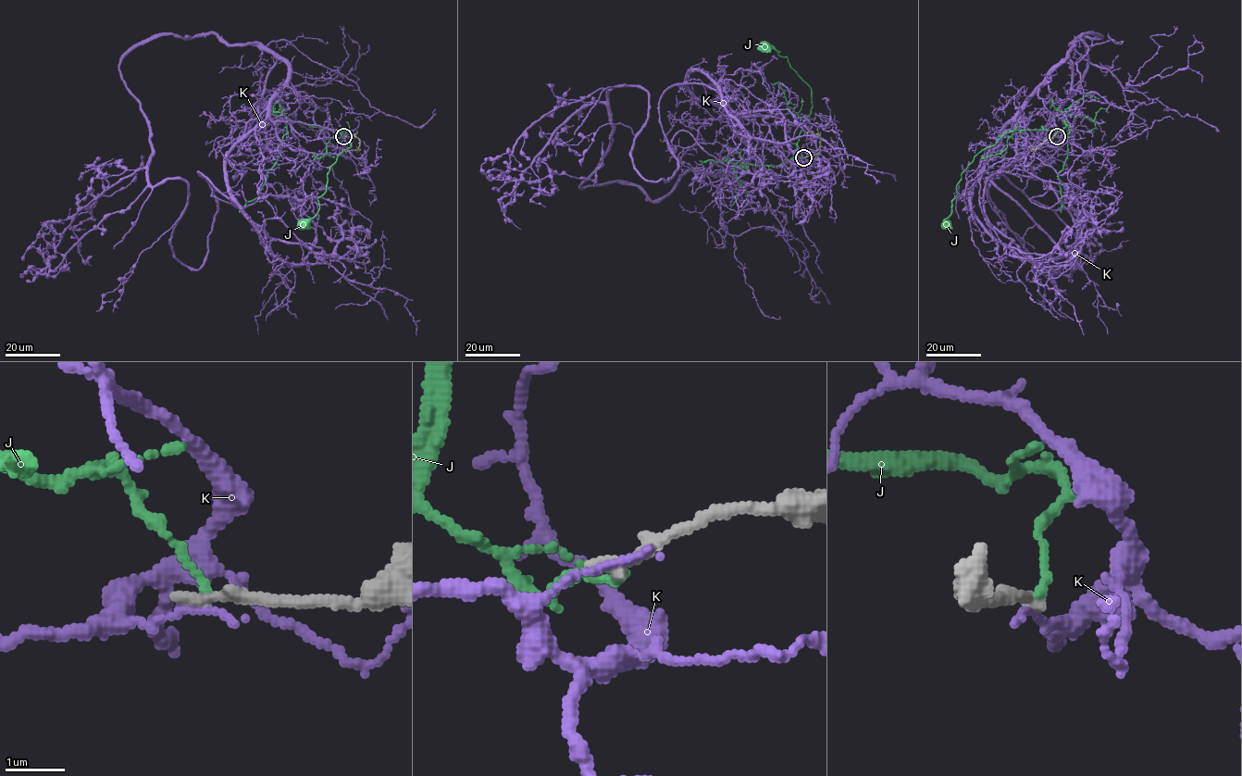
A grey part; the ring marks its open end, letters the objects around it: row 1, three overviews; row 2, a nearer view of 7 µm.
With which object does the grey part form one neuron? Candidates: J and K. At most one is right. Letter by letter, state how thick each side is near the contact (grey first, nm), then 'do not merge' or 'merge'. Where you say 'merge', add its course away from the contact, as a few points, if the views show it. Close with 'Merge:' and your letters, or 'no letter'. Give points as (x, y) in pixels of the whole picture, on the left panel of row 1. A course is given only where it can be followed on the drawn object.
J: 260 nm thick on the grey side, 110 nm on the other; do not merge
K: 240 nm thick on the grey side, 140 nm on the other; do not merge
Merge: no letter

